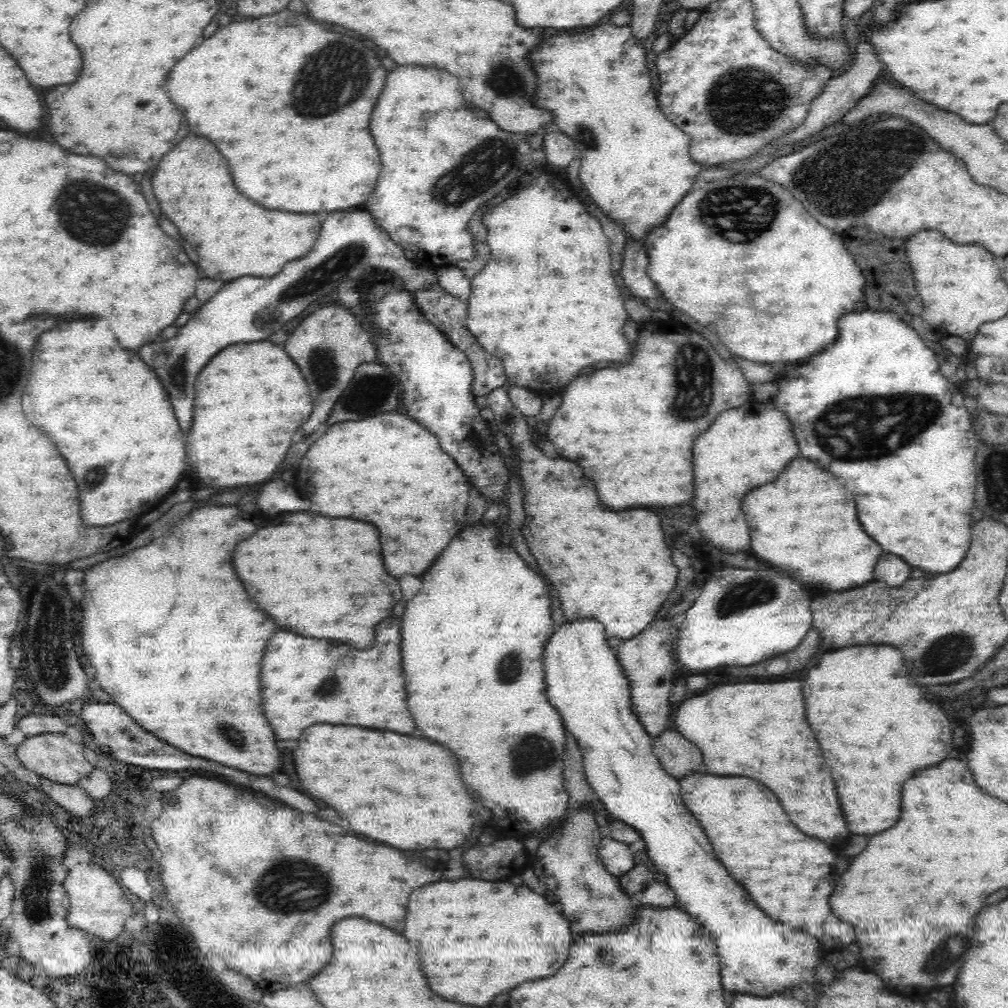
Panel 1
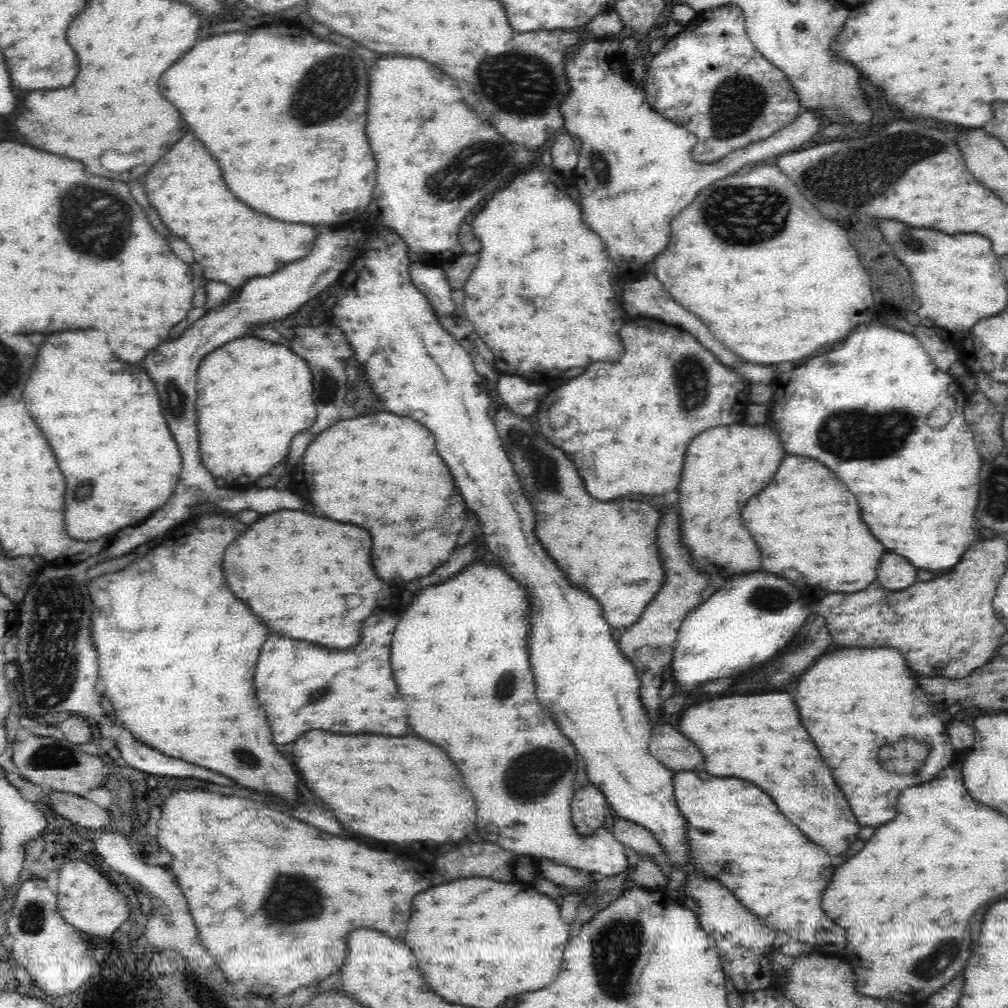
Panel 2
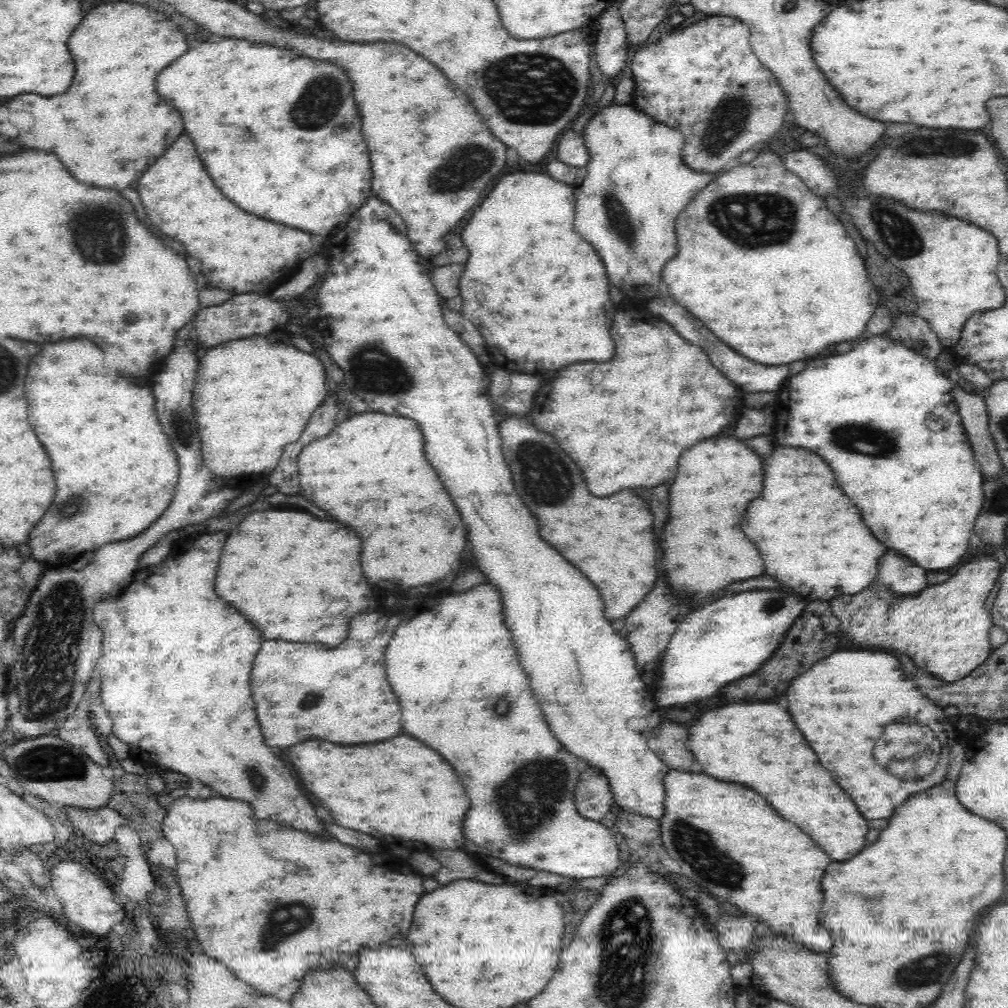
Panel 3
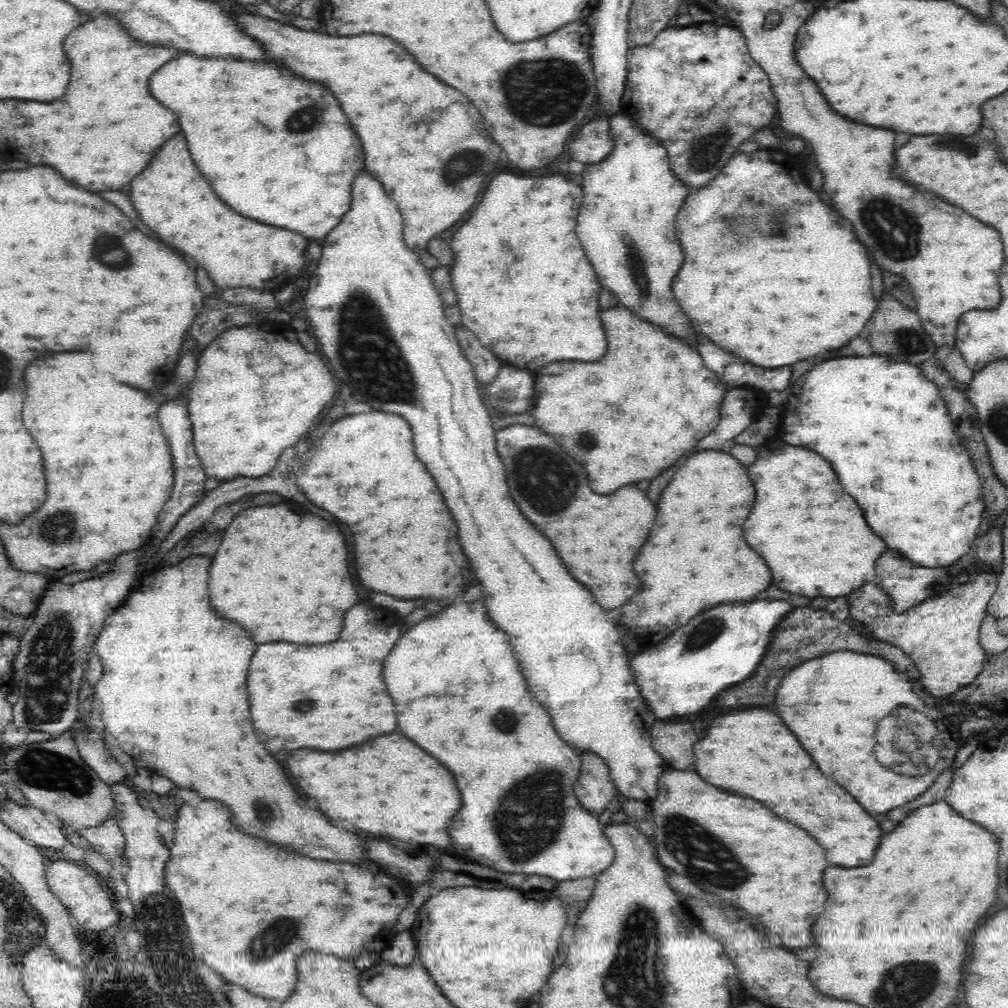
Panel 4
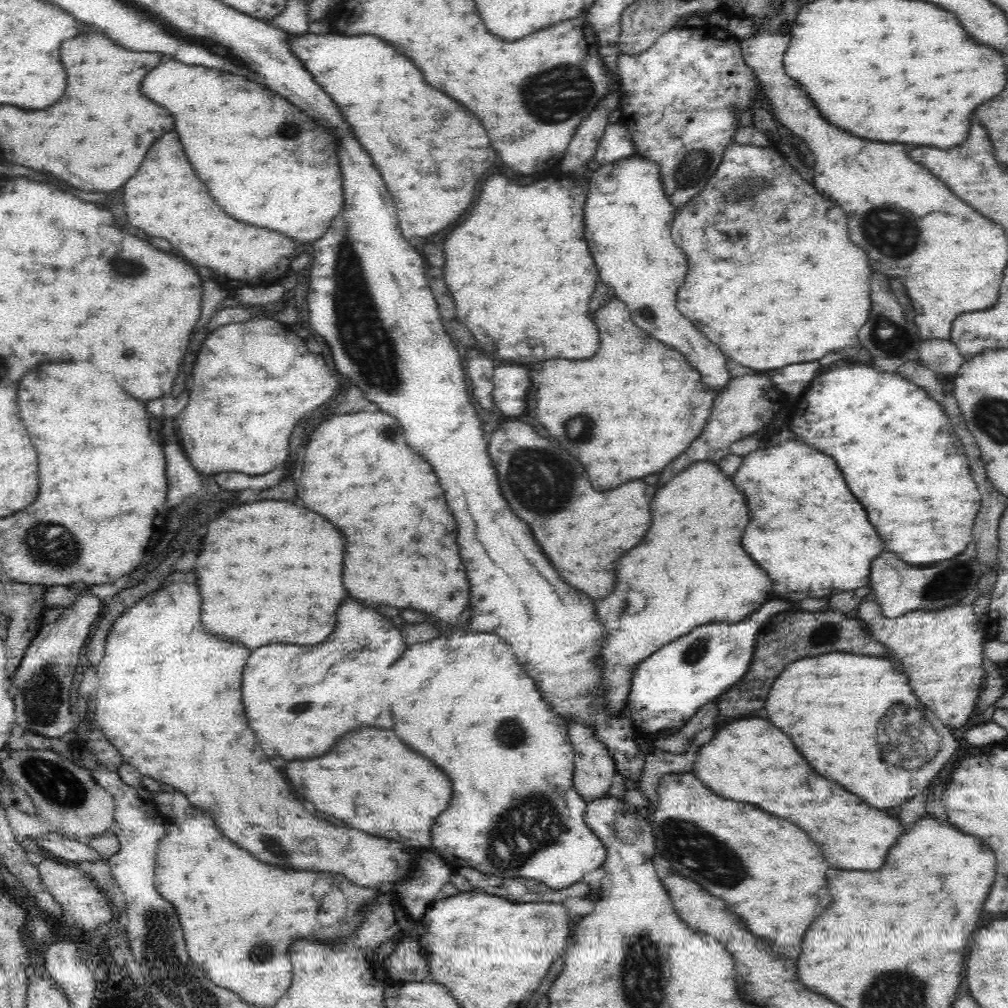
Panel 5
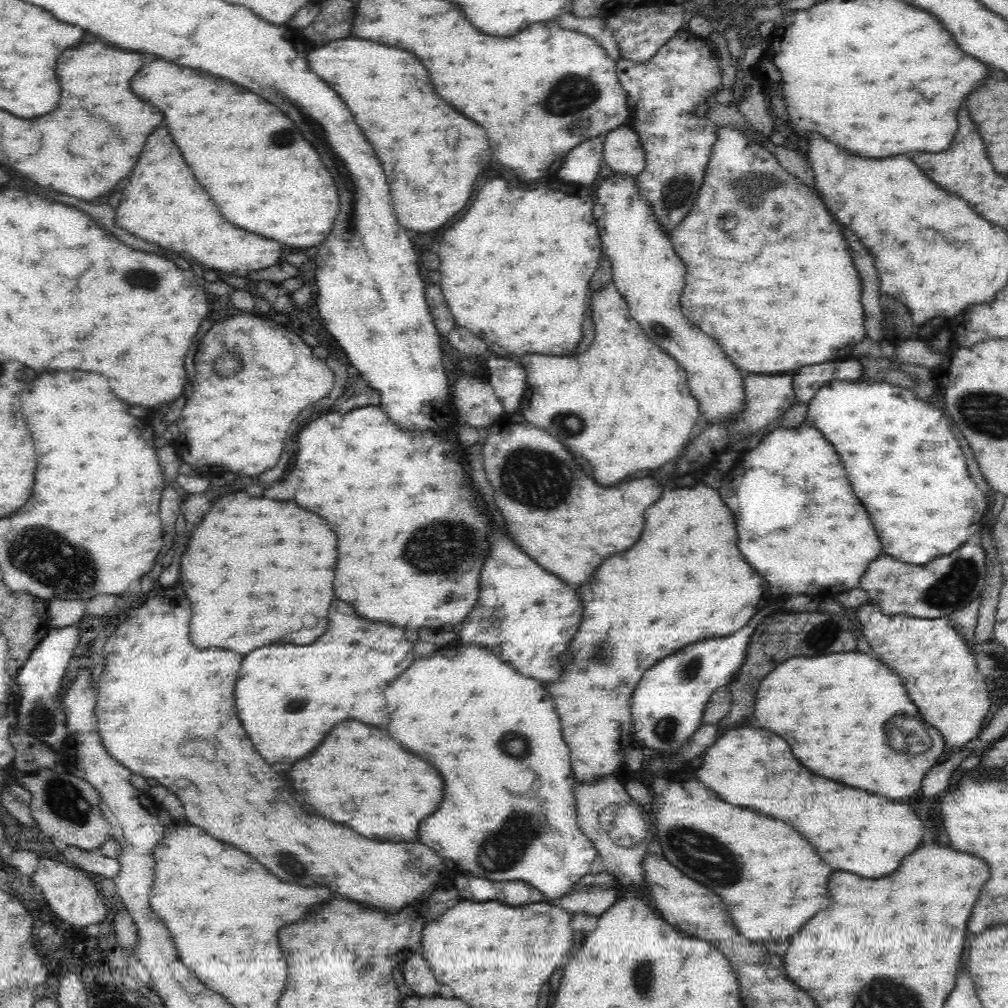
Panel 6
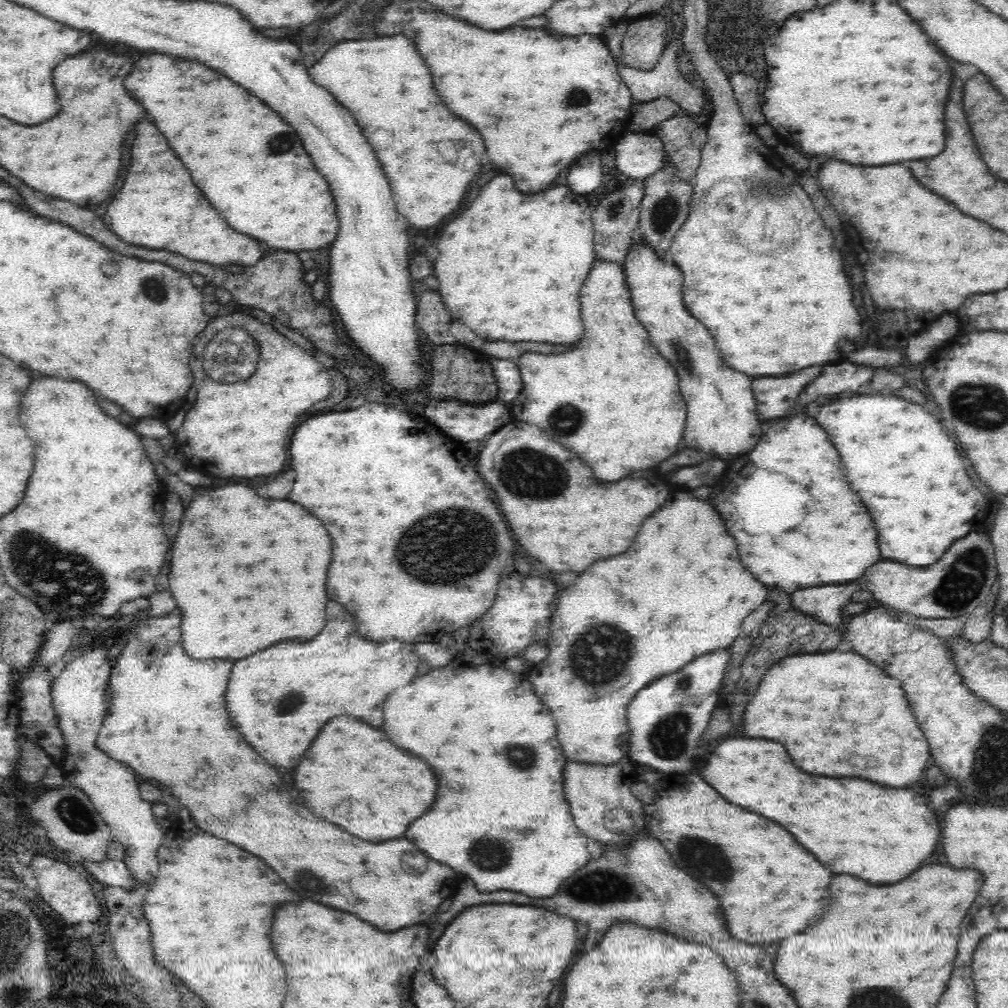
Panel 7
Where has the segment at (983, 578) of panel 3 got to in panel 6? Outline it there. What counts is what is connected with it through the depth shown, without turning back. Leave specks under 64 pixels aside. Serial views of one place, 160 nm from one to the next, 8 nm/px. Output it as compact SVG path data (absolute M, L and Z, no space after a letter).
M868 602L856 610L856 614L864 624L862 632L872 646L872 654L884 663L890 670L894 670L902 680L904 686L918 706L922 720L938 728L944 736L950 752L960 750L966 742L976 738L982 731L984 716L990 708L990 694L984 677L978 674L978 665L971 653L968 642L948 617L916 618L906 614L897 614L894 617L886 616L878 606Z

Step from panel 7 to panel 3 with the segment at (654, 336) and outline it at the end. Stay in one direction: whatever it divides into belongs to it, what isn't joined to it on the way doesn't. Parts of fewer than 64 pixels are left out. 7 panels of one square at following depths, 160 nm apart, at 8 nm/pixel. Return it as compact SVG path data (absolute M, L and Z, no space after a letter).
M615 99L593 112L582 134L584 145L588 149L588 164L582 168L584 174L577 175L578 186L574 188L574 192L580 192L576 194L578 200L574 228L584 240L594 246L594 250L602 258L610 284L620 289L629 289L623 290L623 293L634 302L648 302L650 298L660 296L657 286L661 280L662 268L666 260L674 258L676 254L675 224L678 215L721 172L733 169L738 163L735 160L729 161L719 172L694 171L682 158L682 149L687 143L682 132L655 122L644 112L630 108L630 104L619 104Z

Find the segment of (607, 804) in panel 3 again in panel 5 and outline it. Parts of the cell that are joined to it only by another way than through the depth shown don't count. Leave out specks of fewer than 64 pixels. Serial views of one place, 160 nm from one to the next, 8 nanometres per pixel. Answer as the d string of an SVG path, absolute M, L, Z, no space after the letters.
M570 723L568 735L575 752L573 785L588 804L605 795L612 786L616 771L614 759L608 749L594 737L592 727Z

